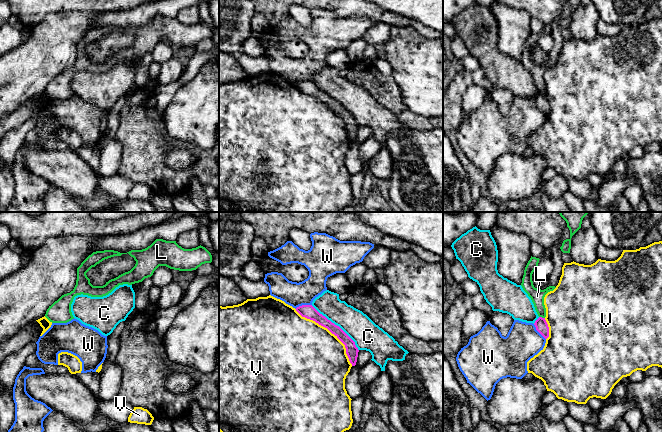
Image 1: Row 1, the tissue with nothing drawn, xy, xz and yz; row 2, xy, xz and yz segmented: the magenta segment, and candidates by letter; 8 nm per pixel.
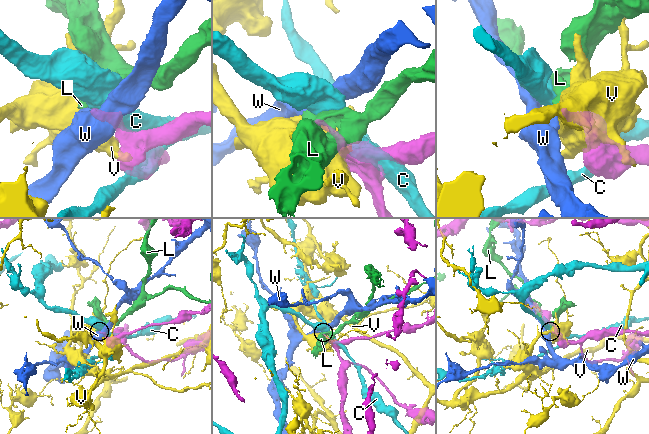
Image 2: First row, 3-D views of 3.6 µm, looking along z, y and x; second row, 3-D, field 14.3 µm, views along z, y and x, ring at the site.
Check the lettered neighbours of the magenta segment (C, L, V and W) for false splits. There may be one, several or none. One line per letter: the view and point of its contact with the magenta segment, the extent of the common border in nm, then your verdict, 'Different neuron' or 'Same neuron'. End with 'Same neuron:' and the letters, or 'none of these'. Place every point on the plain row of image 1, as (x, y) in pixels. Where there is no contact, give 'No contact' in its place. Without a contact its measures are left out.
C: Touches magenta at xz (336, 101). Shared border 550 nm. Different neuron
L: Touches magenta at yz (541, 93). Shared border 50 nm. Different neuron
V: Touches magenta at xz (330, 107). Shared border 650 nm. Different neuron
W: Touches magenta at xz (303, 81). Shared border 140 nm. Different neuron
Same neuron: none of these

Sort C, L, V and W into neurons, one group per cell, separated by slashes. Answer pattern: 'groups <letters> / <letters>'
groups C / L / V / W

